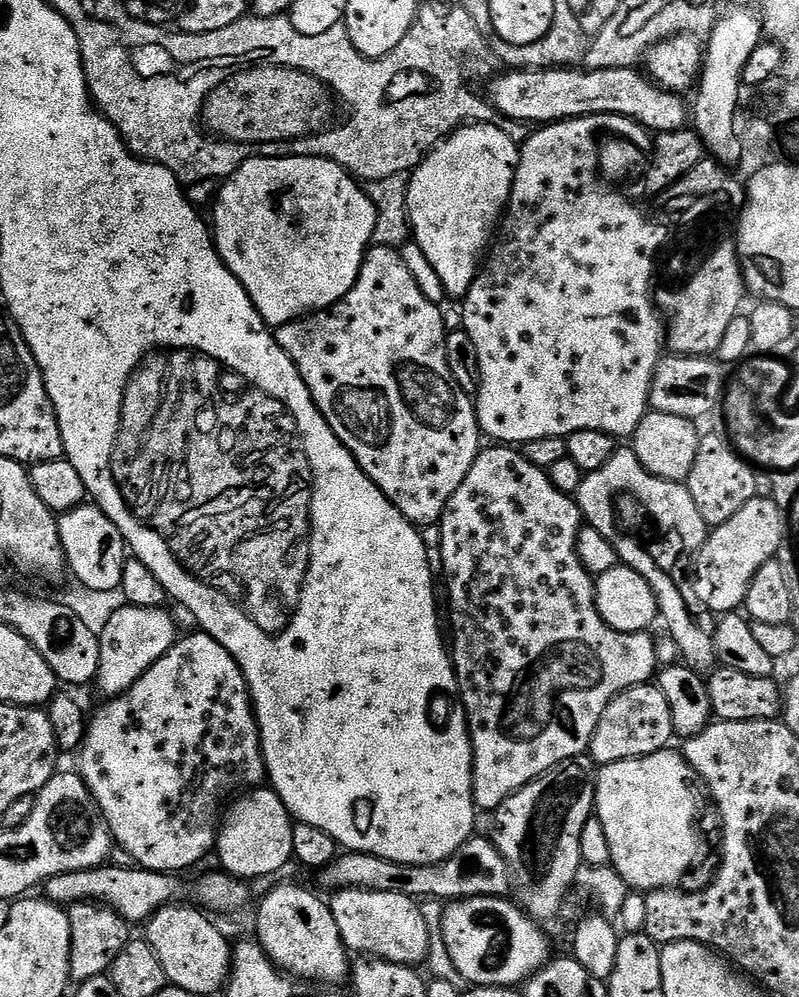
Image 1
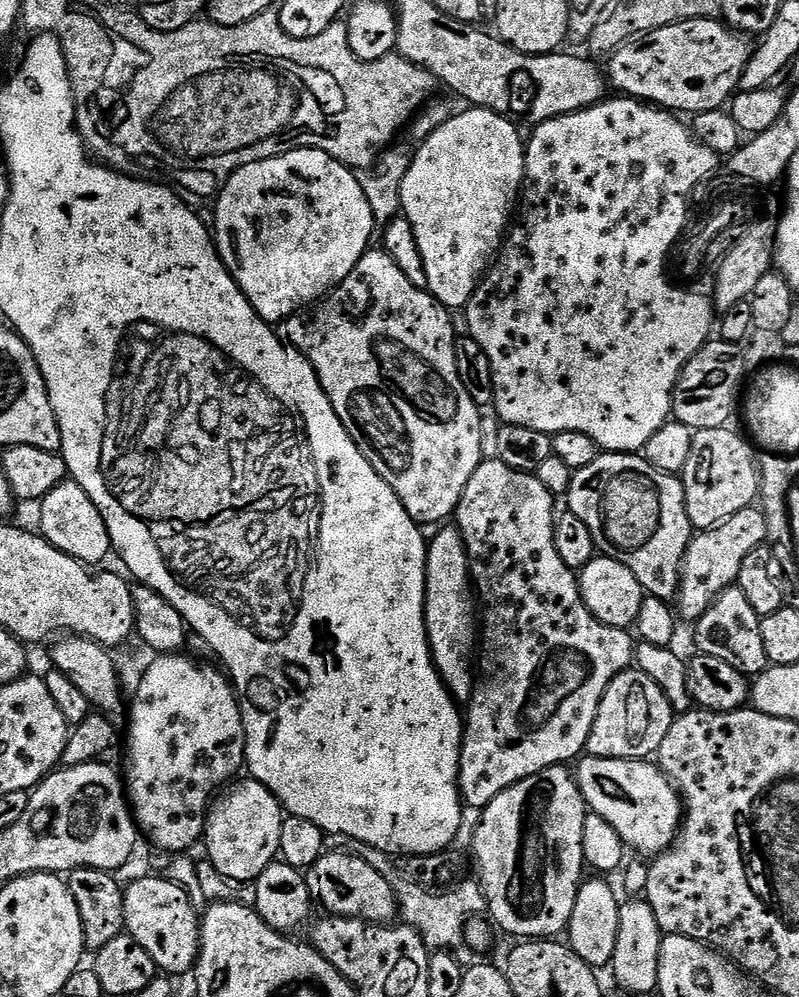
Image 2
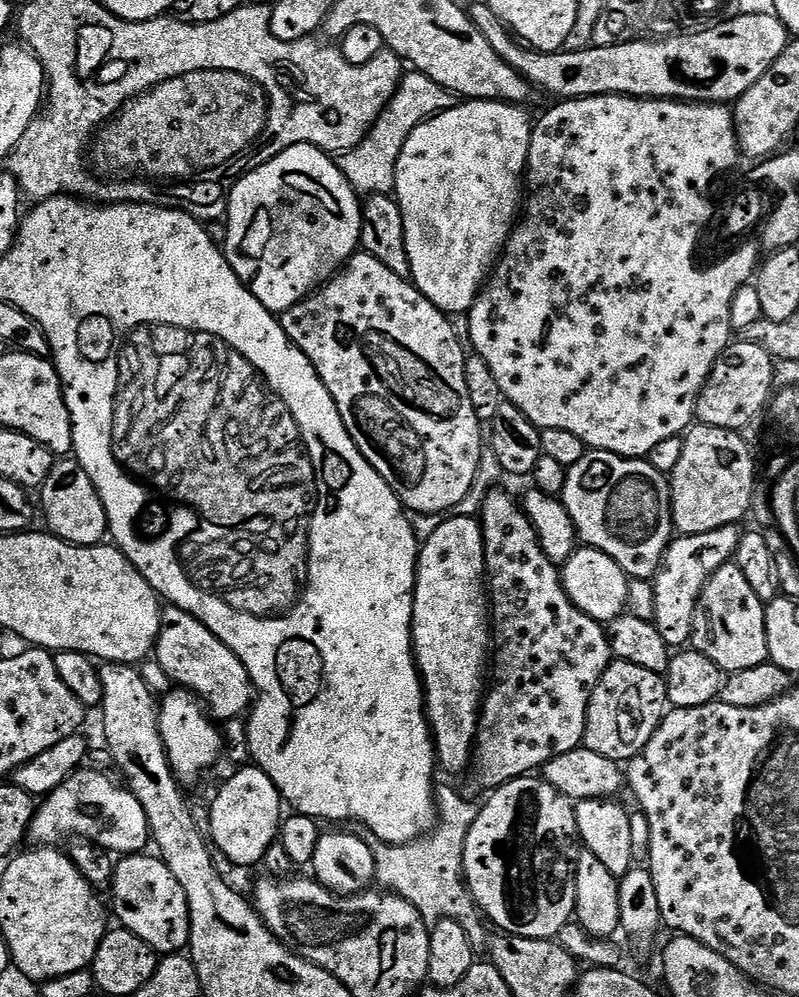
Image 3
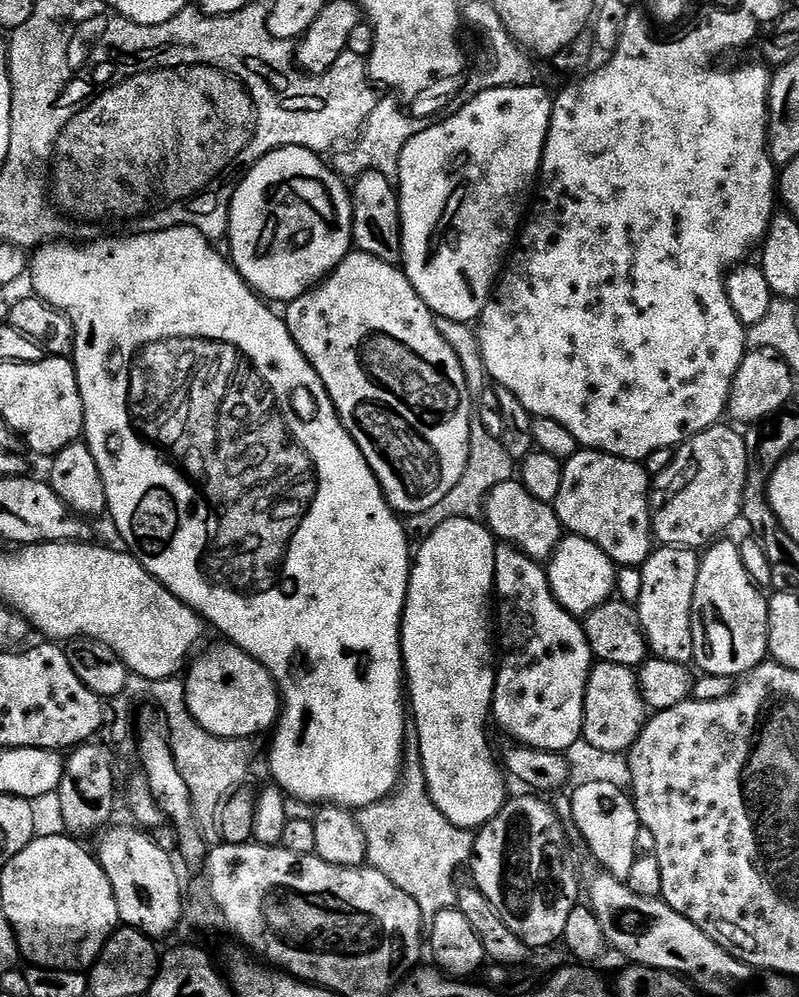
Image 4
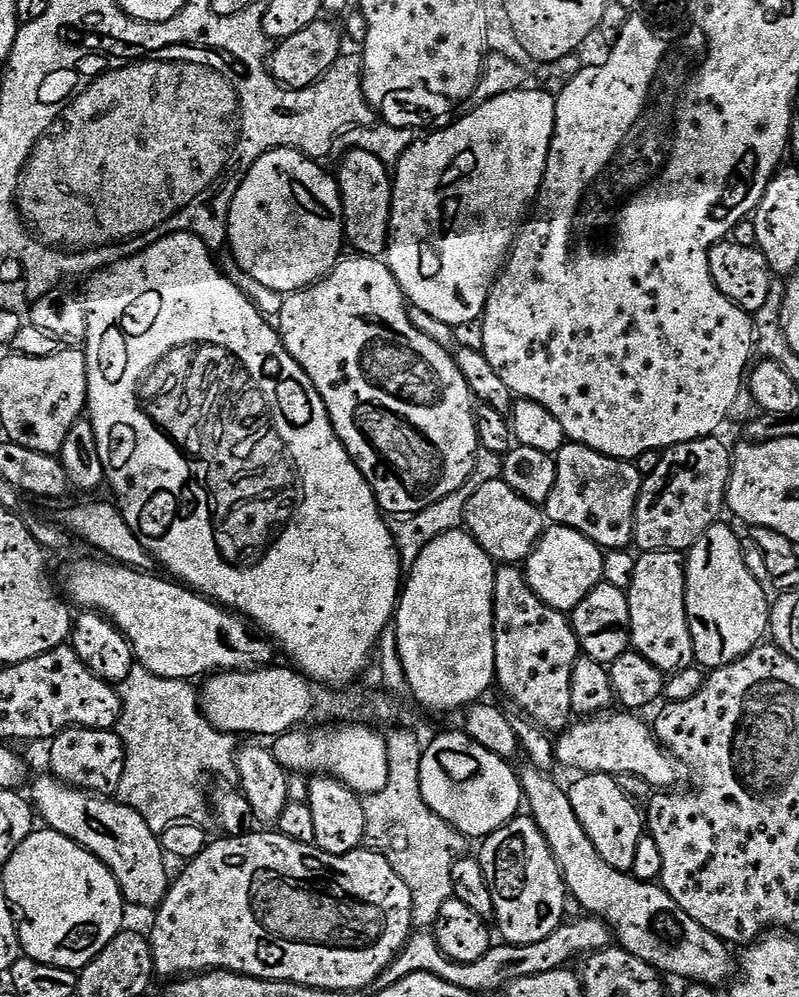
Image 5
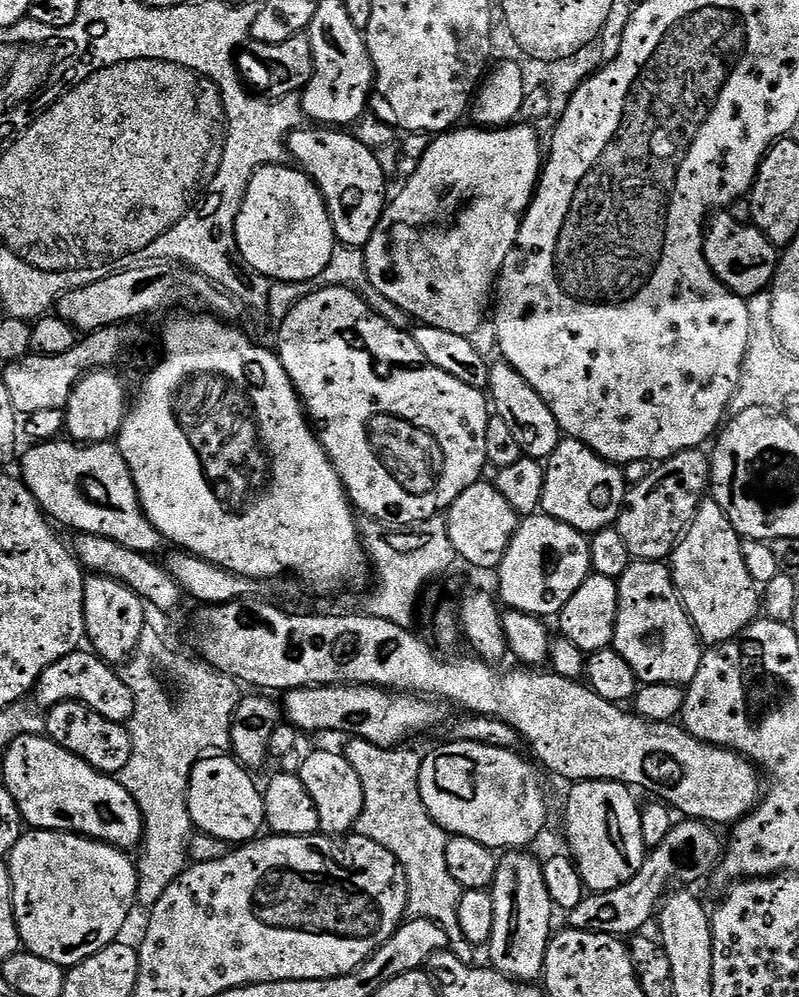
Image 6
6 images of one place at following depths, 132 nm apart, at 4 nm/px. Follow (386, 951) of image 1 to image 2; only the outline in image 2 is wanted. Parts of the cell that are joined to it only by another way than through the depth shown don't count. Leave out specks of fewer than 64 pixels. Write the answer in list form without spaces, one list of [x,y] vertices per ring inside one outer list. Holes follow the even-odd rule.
[[[325,851],[314,866],[307,869],[308,895],[325,908],[325,913],[346,920],[363,920],[365,924],[387,925],[398,916],[394,884],[388,876],[378,874],[370,862],[354,858],[350,854]]]

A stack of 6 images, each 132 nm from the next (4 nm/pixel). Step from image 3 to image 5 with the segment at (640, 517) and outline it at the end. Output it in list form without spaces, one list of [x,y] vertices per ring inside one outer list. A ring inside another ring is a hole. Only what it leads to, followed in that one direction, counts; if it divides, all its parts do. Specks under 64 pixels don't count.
[[[565,443],[556,457],[556,481],[554,490],[550,490],[550,498],[546,505],[546,516],[552,524],[564,524],[567,528],[578,530],[586,538],[590,538],[601,550],[628,548],[633,543],[632,523],[636,513],[636,500],[640,496],[642,477],[635,463],[627,460],[615,460],[595,452],[585,444]]]

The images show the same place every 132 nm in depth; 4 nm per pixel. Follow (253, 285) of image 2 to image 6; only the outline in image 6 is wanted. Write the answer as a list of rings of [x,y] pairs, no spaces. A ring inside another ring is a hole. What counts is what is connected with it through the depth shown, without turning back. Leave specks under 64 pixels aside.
[[[283,163],[269,164],[252,175],[236,219],[240,259],[273,282],[316,282],[336,249],[336,231],[319,186],[299,167],[284,167]]]

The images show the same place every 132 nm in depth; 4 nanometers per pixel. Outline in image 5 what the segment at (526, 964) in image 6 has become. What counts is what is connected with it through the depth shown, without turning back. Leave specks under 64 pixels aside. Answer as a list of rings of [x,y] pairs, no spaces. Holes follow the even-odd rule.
[[[518,814],[496,832],[483,837],[478,859],[486,874],[488,889],[494,902],[494,924],[510,944],[542,942],[566,917],[563,898],[564,876],[558,862],[531,815]]]

